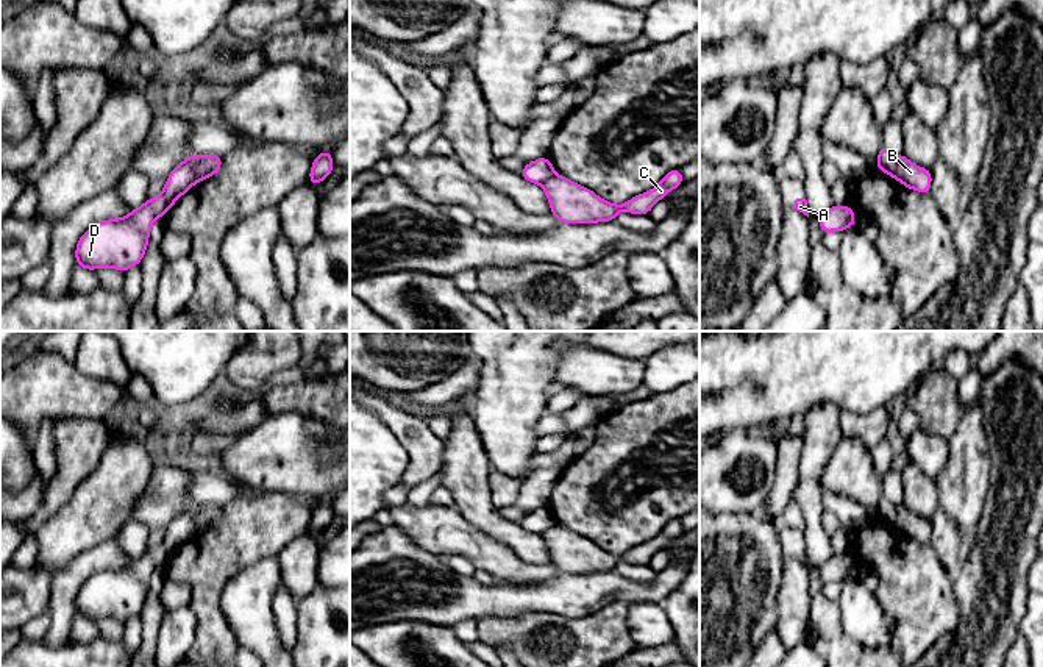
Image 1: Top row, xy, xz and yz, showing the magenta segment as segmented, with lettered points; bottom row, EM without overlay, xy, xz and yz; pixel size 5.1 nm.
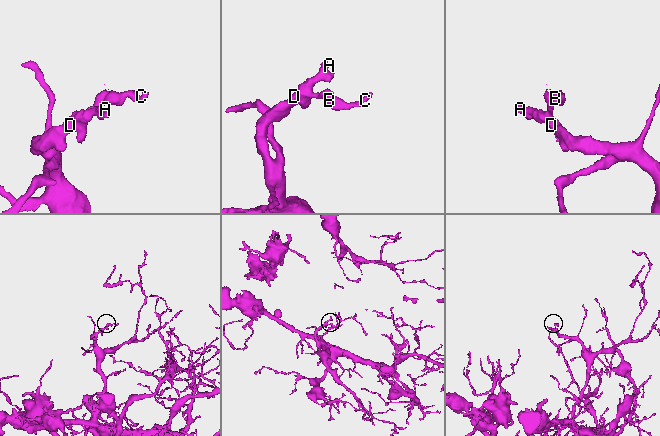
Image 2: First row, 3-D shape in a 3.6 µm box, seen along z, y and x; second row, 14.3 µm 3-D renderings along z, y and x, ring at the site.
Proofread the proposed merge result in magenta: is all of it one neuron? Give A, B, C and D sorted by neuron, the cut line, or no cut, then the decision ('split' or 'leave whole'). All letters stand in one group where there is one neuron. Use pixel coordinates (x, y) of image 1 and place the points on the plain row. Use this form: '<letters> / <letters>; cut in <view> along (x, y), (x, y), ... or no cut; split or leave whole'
A D / B C; cut in xy along (200, 506), (197, 510), (195, 530); split

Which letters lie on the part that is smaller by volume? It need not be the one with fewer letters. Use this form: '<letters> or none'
B, C

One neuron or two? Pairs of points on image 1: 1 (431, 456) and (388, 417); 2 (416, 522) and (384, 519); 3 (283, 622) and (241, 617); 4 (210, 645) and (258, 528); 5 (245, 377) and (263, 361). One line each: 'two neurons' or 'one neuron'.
1: one neuron
2: two neurons
3: two neurons
4: one neuron
5: one neuron

